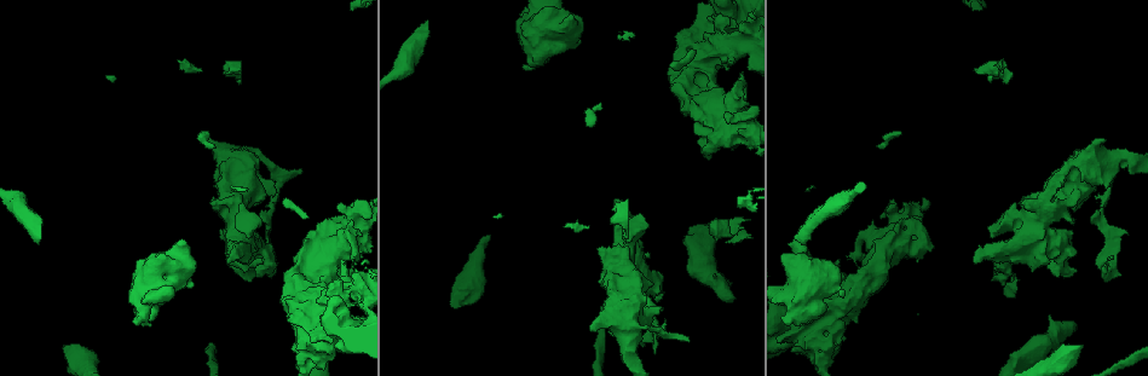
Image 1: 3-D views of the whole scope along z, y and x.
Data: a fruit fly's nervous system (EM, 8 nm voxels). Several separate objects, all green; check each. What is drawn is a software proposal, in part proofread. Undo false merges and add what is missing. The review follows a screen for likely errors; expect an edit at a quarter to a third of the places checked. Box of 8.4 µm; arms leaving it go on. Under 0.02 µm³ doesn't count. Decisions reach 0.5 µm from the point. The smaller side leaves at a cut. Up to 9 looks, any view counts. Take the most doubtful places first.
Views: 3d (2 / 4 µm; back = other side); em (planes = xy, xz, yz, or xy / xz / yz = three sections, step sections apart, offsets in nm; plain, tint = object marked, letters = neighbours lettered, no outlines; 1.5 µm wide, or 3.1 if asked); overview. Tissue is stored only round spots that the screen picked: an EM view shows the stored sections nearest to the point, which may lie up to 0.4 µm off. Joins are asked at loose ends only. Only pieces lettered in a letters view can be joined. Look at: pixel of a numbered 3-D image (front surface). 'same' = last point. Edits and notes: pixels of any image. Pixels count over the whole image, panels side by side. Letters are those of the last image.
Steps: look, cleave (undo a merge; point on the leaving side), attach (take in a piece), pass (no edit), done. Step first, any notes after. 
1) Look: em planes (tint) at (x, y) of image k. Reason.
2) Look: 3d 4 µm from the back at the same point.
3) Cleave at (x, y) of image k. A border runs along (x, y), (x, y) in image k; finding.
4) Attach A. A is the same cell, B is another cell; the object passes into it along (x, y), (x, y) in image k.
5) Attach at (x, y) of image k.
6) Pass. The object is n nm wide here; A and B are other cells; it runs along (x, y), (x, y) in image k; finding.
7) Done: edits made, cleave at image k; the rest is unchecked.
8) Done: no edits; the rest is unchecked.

Look: 3d 4 µm from the back at (795, 239) of image 1. Branch stops here.

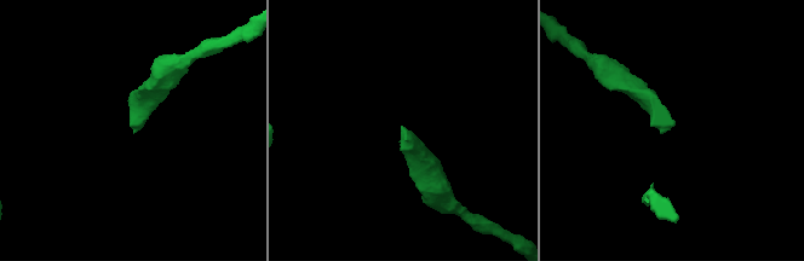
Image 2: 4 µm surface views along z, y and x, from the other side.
Look: em planes (tint) at (133, 129) of image 2.

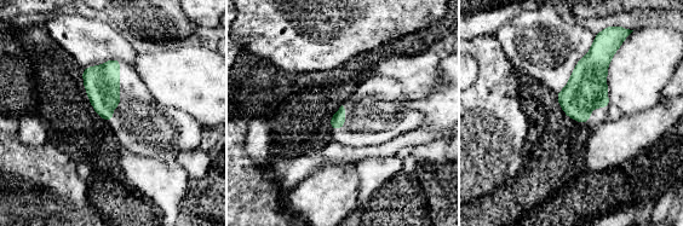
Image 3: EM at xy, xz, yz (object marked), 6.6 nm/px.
Look: em planes (letters) at the same point.

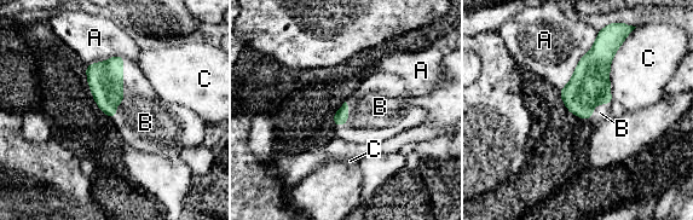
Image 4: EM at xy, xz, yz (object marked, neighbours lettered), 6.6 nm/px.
Attach B. The longest contact is with A, 460 nm; B is the same cell, A and C are other cells; the object passes into it along (105, 79), (122, 90), (144, 120) in image 4; it goes on there.

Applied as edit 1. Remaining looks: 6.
Look: 3d 4 µm at (630, 351) of image 1.

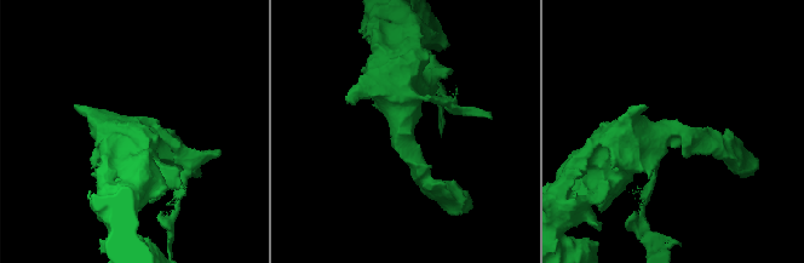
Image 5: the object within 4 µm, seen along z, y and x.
Look: em xy step 4 (letters) at (681, 131) of image 5. Shape alone is not enough.

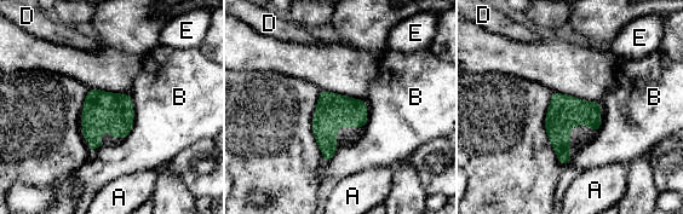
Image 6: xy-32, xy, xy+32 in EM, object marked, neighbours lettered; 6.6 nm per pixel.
Look: em planes (letters) at the same point.

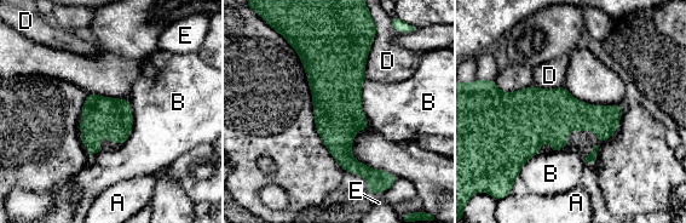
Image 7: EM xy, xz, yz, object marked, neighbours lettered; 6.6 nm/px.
Pass. A, B, D and E are other cells; a border runs along (132, 110), (132, 131), (122, 143) in image 7; all the same cell.

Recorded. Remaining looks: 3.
Look: em yz step 4 (letters) at (1077, 326) of image 1. Thick end.

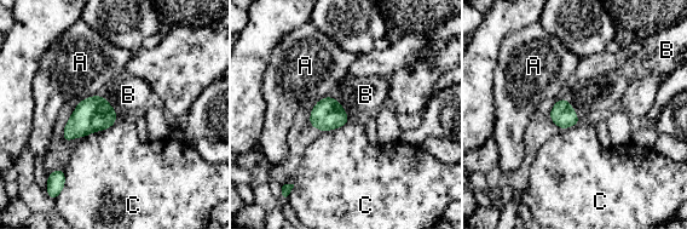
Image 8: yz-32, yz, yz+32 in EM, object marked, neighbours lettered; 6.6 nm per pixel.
Attach B. B is the same cell, A and C are other cells; the object passes into it along (328, 114), (342, 108), (365, 95) in image 8; the cell continues.

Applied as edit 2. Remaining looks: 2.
Done: edits made, attach at image 4, attach at image 8; the rest is unchecked.

